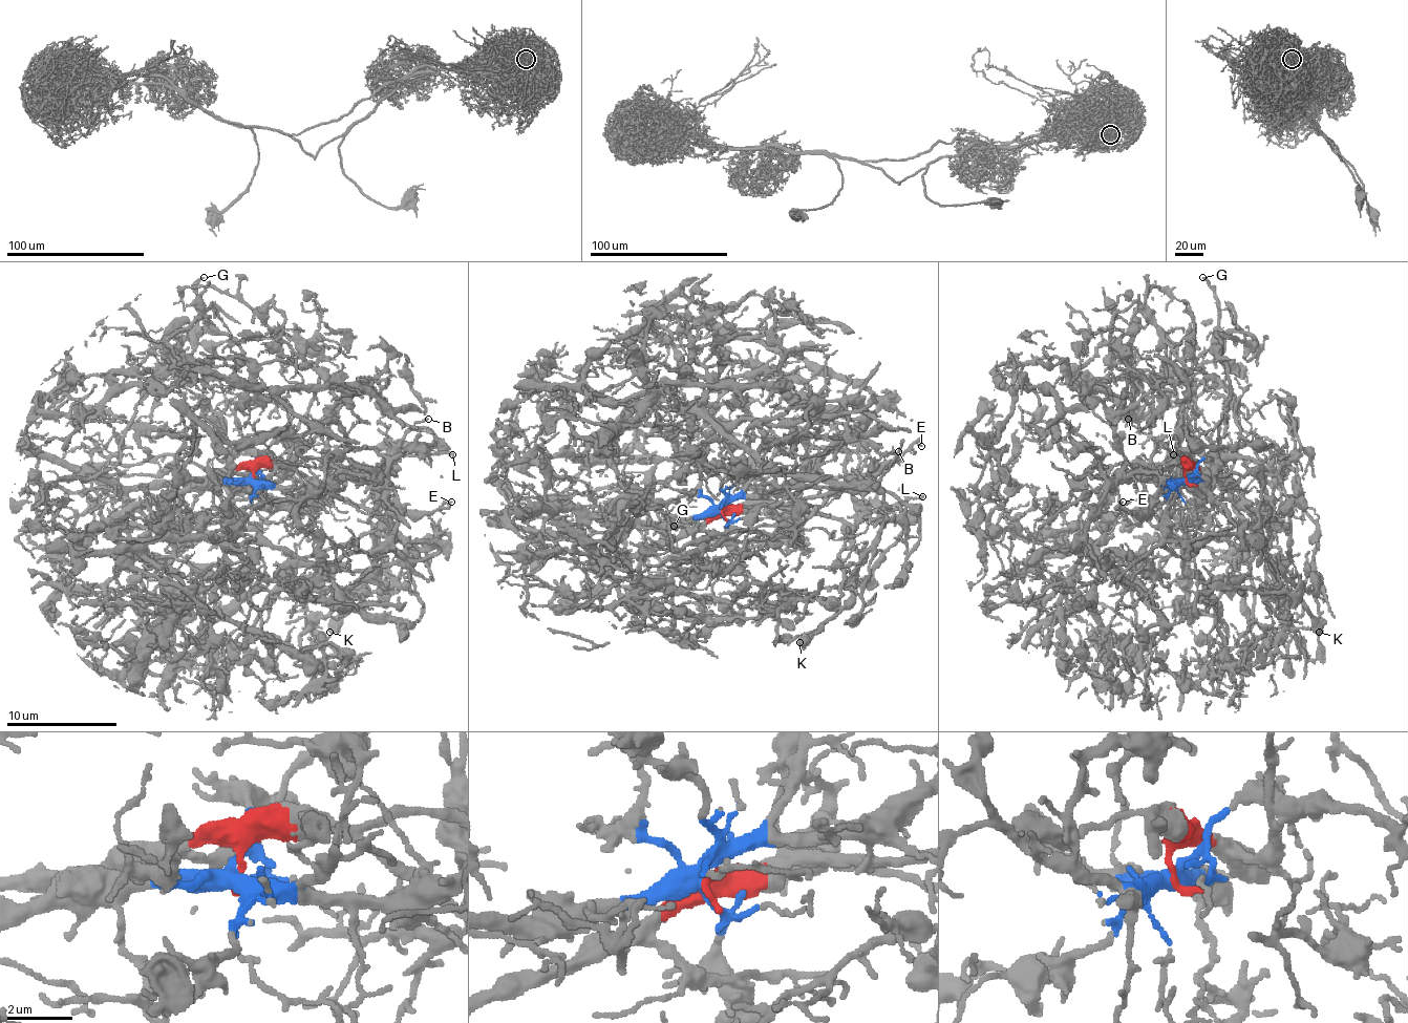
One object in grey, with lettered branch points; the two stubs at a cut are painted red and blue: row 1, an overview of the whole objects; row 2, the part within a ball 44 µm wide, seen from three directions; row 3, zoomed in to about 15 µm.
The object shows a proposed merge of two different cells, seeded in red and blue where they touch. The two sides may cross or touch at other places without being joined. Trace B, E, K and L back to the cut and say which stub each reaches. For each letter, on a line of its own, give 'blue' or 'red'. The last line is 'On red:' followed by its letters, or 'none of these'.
B: blue
E: blue
K: red
L: blue
On red: K

